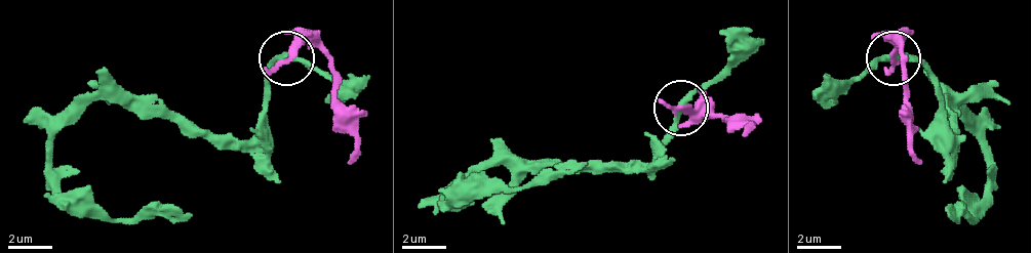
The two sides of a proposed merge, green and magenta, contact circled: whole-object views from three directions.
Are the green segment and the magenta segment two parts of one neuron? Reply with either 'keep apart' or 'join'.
keep apart

